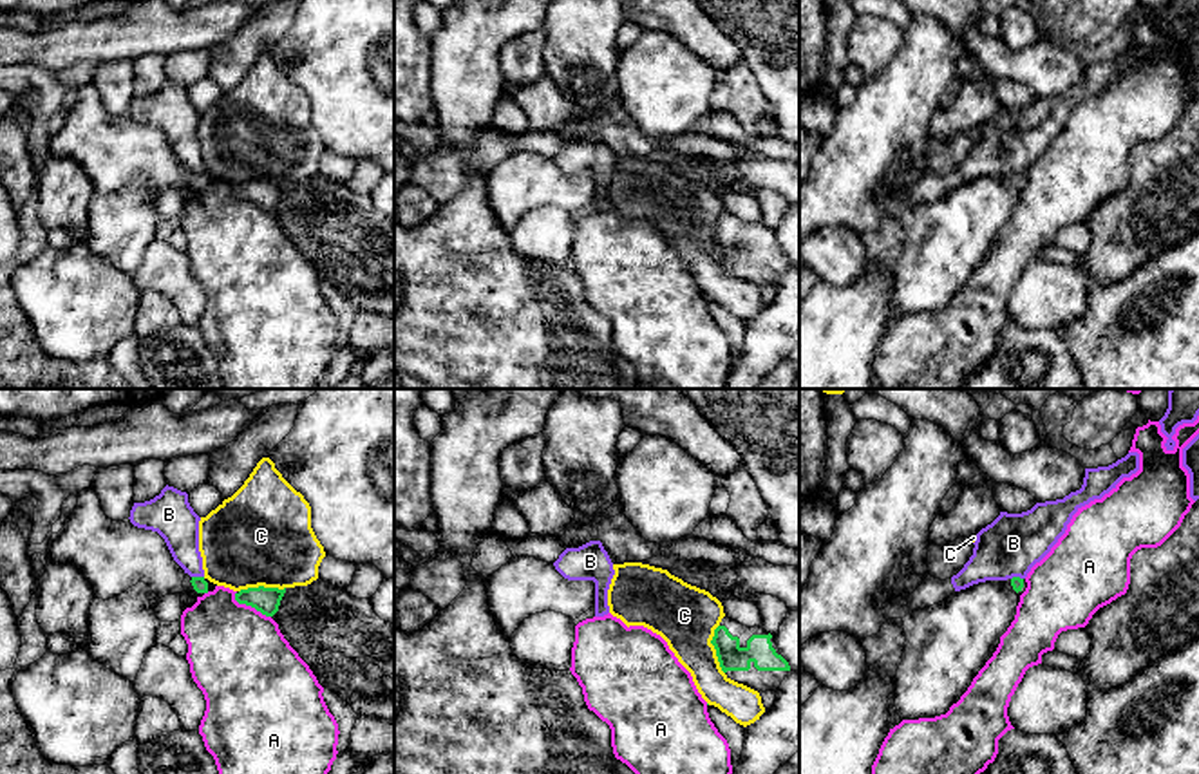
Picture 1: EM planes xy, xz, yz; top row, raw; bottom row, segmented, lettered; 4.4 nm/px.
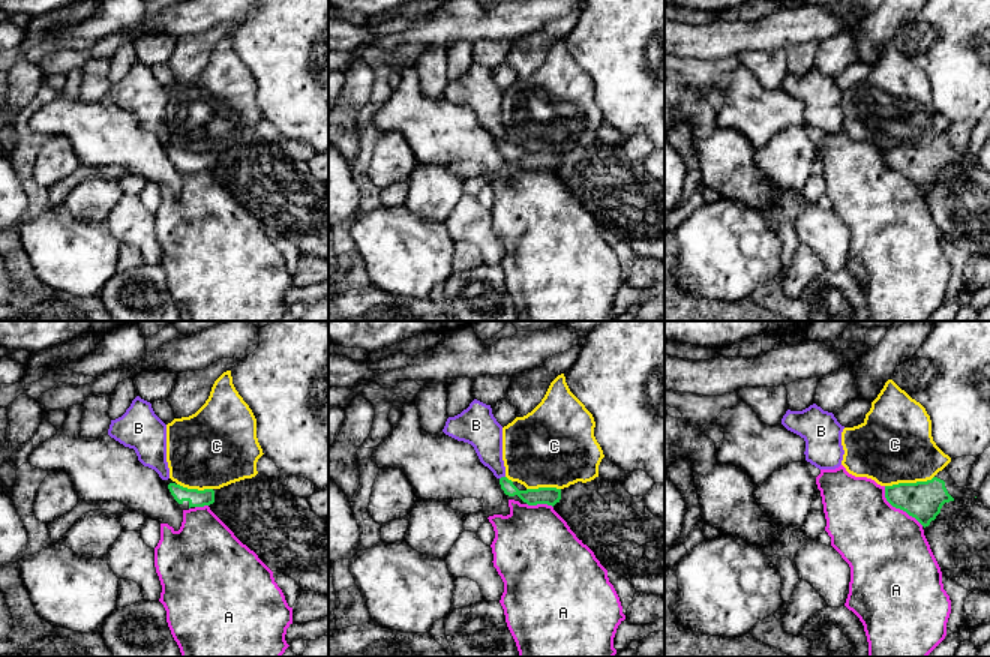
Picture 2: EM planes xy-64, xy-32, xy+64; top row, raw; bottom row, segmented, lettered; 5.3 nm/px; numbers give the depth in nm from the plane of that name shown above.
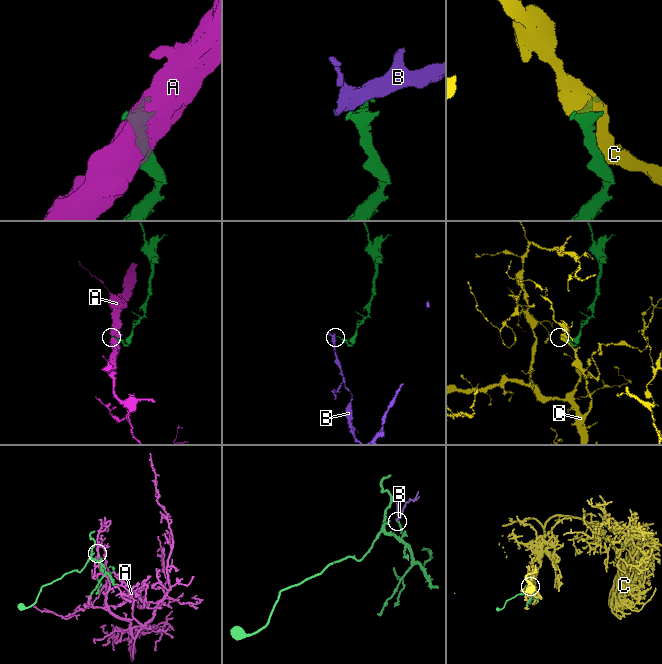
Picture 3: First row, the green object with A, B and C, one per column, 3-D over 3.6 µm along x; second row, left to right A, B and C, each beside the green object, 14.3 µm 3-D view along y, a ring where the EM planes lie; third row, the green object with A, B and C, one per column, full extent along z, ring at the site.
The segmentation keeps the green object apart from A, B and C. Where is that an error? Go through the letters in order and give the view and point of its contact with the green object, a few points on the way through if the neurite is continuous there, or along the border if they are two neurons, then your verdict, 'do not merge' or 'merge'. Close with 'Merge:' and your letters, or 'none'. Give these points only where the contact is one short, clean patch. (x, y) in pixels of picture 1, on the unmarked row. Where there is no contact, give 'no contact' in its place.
A: meets green in xy at (250, 199); do not merge
B: meets green in xy at (198, 172); border along xy (192, 170), (203, 172); do not merge
C: meets green in xz at (715, 243); do not merge
Merge: none

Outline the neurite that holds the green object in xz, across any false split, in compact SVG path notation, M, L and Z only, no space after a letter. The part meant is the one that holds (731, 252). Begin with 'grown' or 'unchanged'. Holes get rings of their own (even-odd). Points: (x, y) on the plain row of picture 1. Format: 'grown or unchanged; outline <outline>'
grown; outline M723 212L711 239L727 273L760 289L778 286L790 266L788 257L779 250L776 233L761 221L747 222Z

